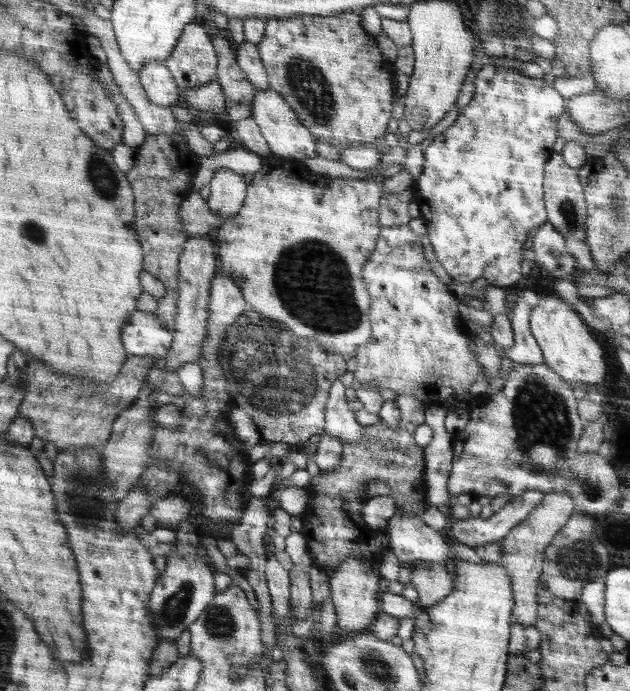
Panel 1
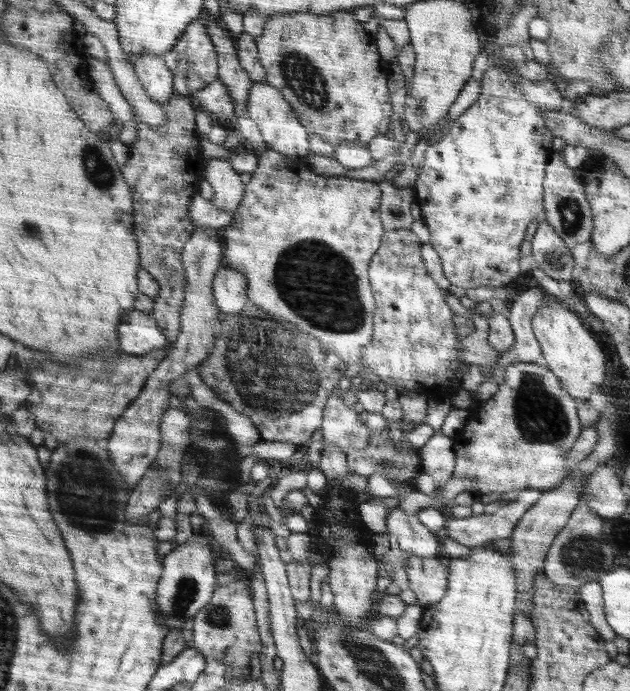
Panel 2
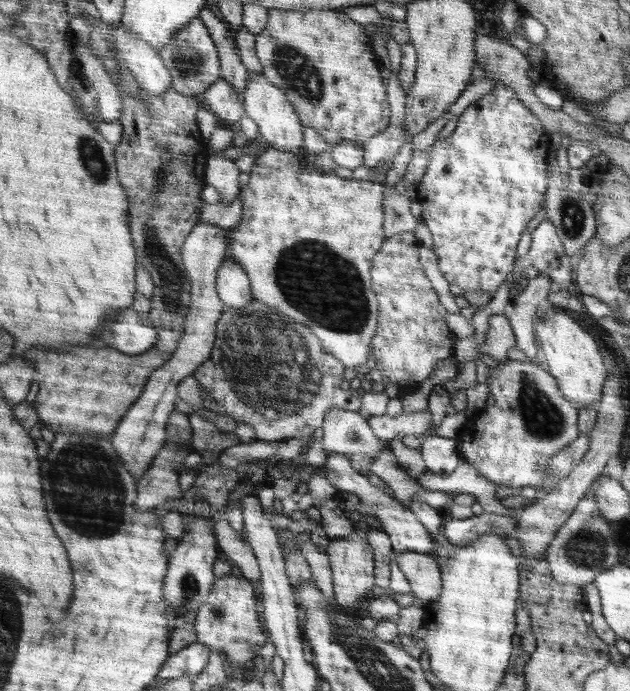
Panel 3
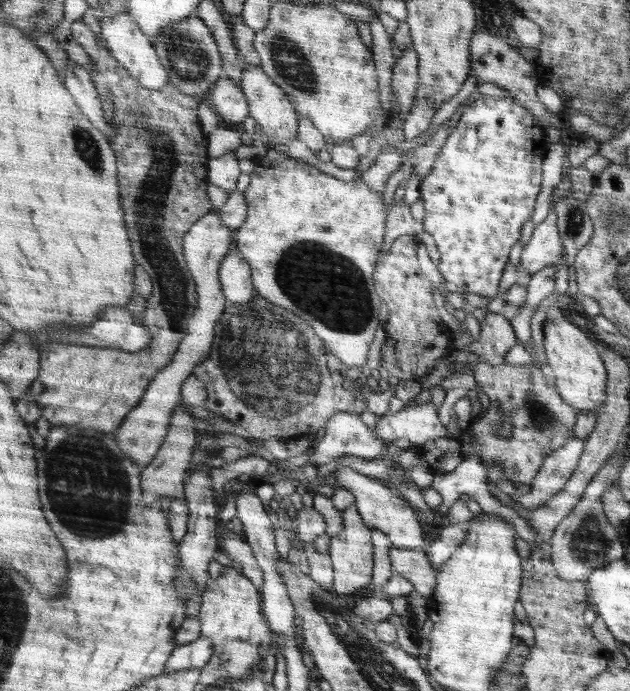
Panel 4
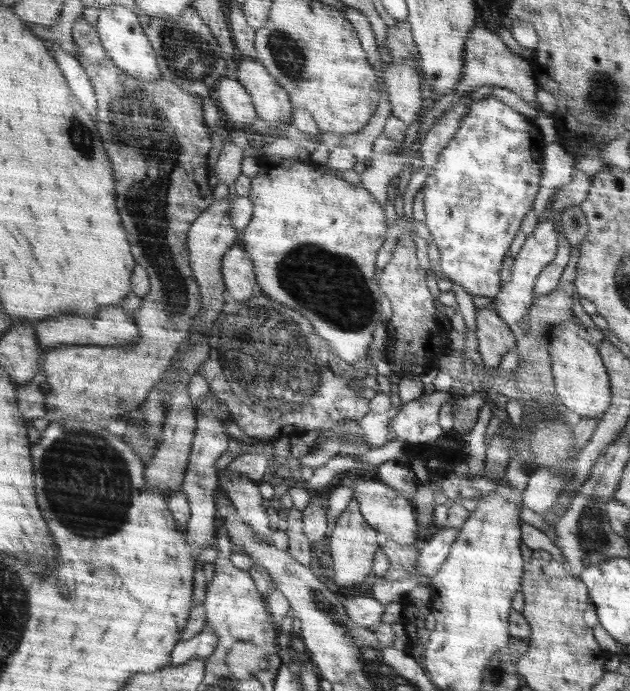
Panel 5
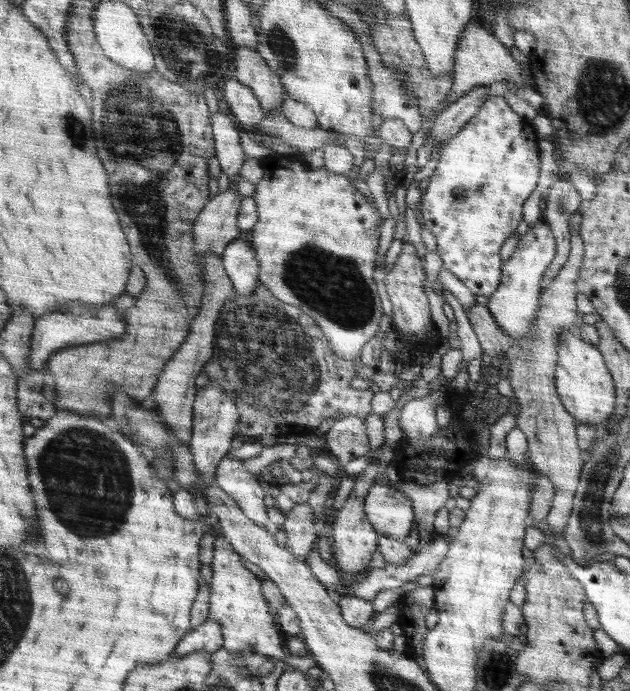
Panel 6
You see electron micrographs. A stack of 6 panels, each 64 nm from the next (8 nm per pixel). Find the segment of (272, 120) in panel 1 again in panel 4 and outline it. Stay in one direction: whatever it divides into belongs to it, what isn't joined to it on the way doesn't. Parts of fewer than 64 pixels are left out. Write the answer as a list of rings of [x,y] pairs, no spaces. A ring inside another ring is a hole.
[[[248,66],[245,70],[241,89],[248,101],[248,116],[257,122],[259,136],[270,144],[286,143],[297,138],[299,114],[289,96],[280,88],[261,66]]]

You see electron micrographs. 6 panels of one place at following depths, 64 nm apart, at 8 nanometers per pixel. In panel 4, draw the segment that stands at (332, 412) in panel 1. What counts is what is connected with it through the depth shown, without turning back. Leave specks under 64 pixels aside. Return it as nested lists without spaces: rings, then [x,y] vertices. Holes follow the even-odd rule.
[[[339,412],[325,427],[326,434],[322,441],[315,441],[309,452],[312,466],[328,464],[340,455],[354,455],[365,459],[374,459],[387,442],[376,437],[361,420],[358,414]]]

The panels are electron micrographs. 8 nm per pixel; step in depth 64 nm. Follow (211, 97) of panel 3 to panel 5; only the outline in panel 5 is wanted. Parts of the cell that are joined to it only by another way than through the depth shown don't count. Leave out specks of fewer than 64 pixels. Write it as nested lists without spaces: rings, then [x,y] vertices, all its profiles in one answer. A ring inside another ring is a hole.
[[[224,78],[211,95],[224,120],[234,122],[244,130],[258,120],[252,98],[236,78]]]

